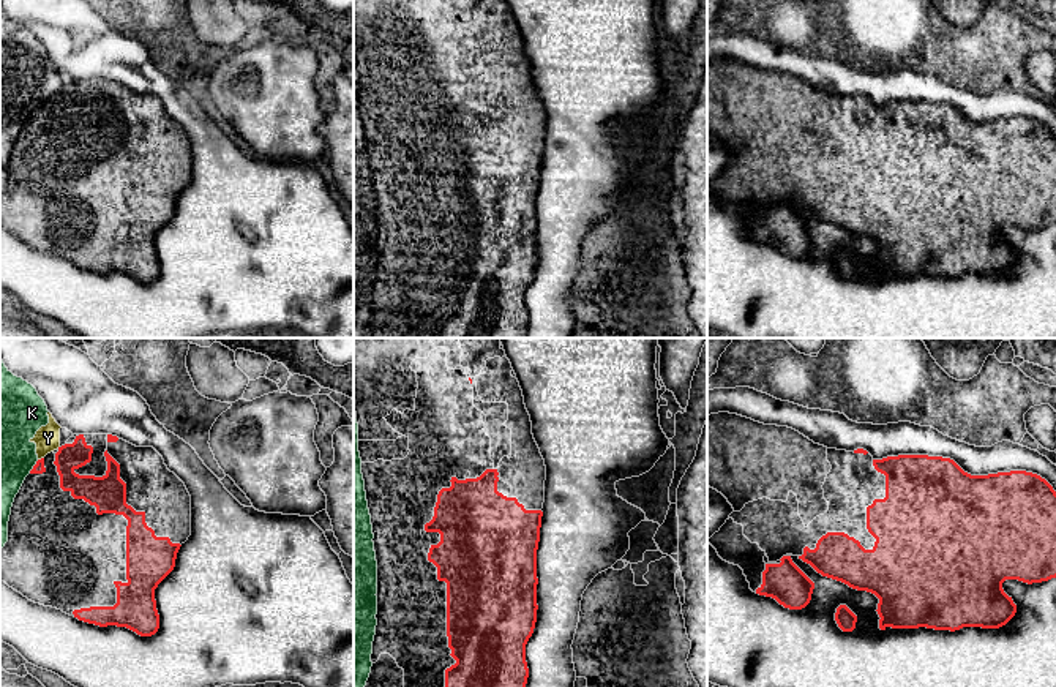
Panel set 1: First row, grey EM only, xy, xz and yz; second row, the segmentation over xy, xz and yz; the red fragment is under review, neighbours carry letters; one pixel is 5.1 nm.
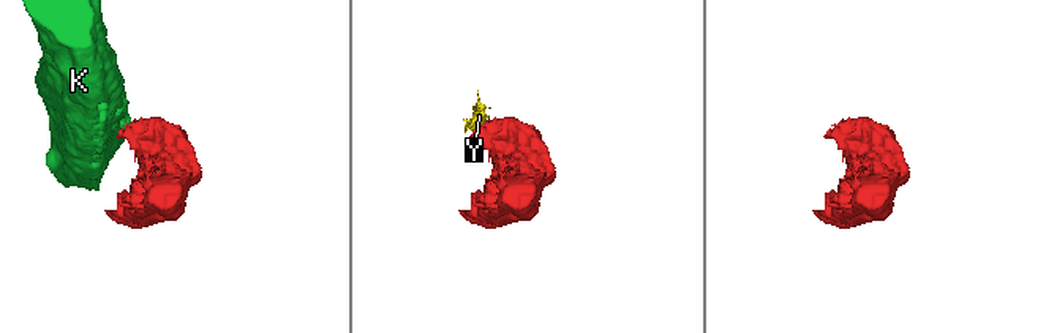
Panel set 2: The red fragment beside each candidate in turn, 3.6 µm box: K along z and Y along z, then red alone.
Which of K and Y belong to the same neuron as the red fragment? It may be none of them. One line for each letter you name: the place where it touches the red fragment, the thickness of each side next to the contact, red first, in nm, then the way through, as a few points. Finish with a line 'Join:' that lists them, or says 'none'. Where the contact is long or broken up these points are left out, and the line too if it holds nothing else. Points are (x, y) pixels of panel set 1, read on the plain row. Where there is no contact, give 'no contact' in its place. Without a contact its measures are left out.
Join: none

